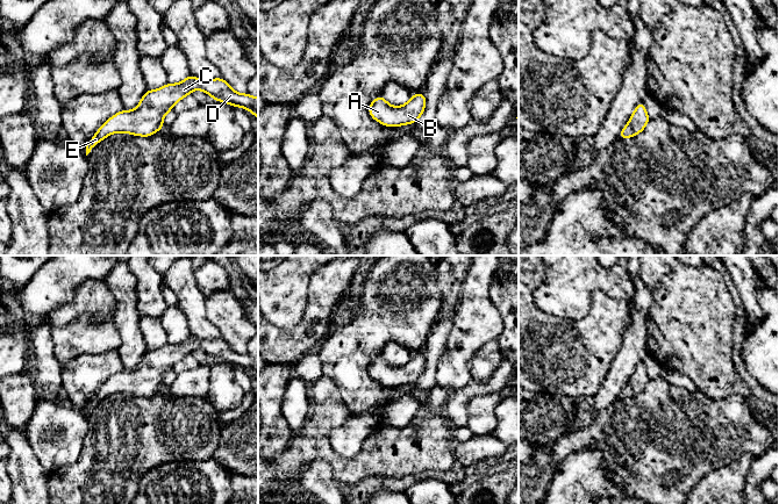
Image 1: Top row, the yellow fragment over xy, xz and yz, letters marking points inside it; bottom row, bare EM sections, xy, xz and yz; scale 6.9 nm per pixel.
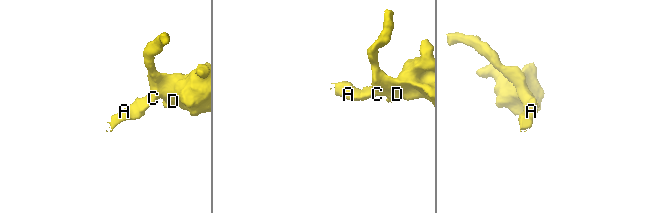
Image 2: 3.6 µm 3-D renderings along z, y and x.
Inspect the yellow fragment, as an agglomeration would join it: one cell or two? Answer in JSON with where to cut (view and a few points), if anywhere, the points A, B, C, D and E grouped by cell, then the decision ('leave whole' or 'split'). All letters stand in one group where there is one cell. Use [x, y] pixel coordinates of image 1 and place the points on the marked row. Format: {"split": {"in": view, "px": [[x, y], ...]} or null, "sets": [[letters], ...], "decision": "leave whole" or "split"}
{"split": null, "sets": [["A", "B", "C", "D", "E"]], "decision": "leave whole"}

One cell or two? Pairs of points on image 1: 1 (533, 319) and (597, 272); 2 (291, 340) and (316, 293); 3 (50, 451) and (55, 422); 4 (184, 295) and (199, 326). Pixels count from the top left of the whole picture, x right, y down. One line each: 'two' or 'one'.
1: two
2: one
3: one
4: one

